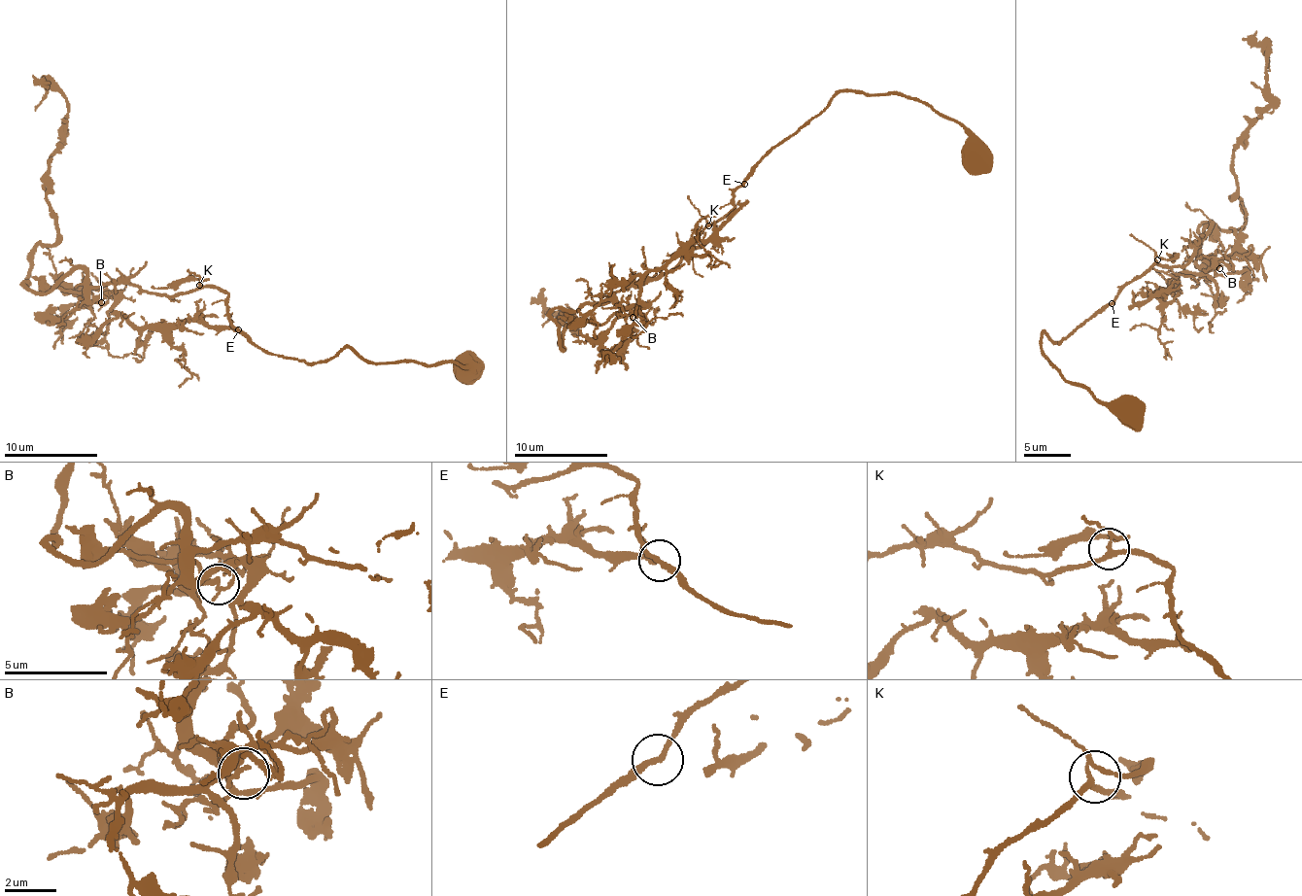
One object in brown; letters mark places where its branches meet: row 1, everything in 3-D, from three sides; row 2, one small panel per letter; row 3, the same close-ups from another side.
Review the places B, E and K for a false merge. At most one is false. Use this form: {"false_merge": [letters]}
{"false_merge": []}

